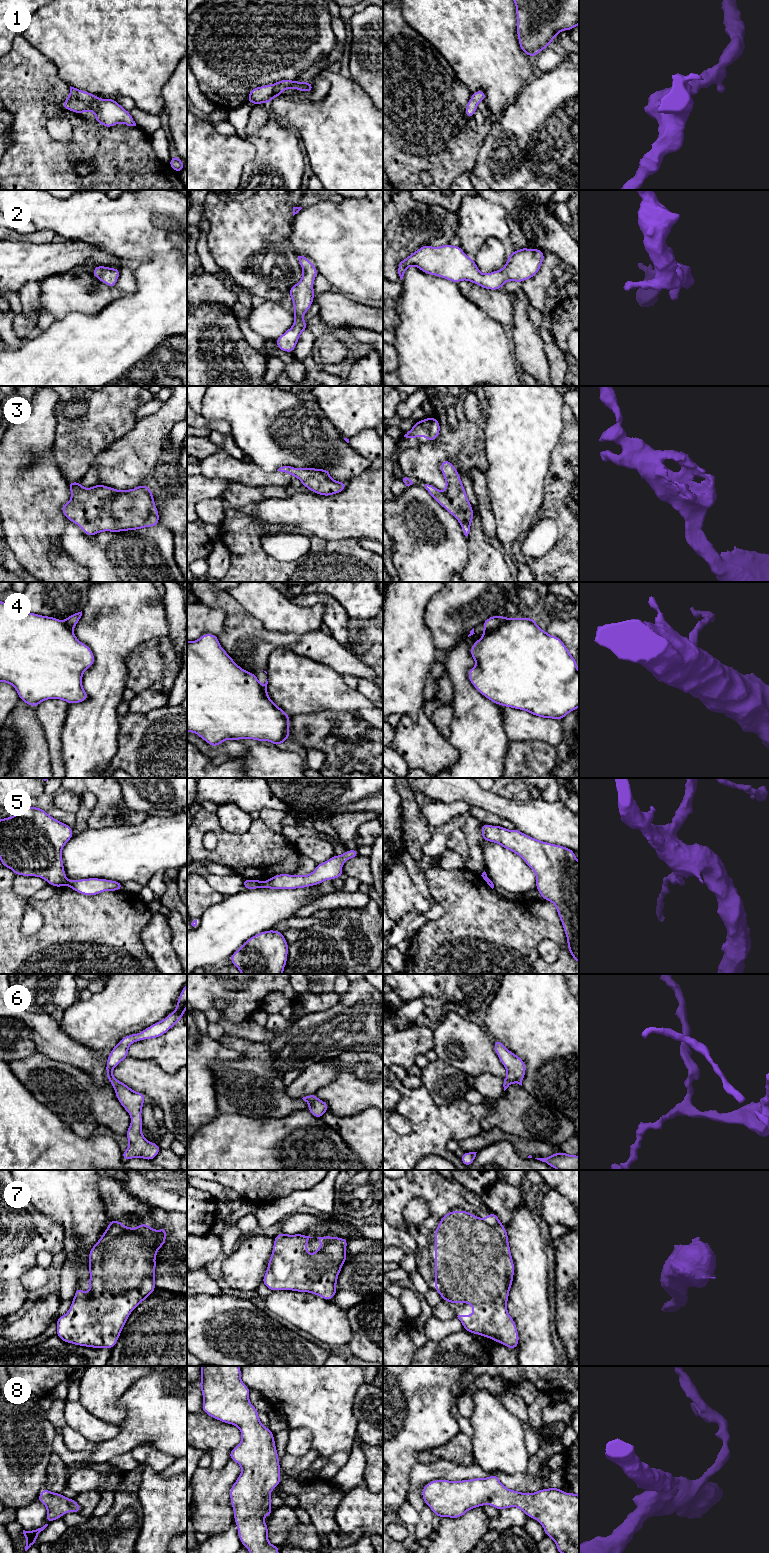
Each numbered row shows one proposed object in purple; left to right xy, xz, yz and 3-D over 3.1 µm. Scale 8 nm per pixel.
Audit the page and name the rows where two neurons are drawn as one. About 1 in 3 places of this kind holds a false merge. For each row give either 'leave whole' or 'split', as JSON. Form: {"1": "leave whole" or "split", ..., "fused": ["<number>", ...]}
{"1": "leave whole", "2": "leave whole", "3": "leave whole", "4": "split", "5": "split", "6": "leave whole", "7": "leave whole", "8": "leave whole", "fused": ["4", "5"]}

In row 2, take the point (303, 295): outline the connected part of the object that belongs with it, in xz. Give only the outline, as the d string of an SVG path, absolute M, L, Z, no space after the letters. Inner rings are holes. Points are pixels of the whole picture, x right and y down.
M298 256L303 269L301 280L289 289L289 296L293 300L294 324L276 339L277 347L285 352L293 353L303 331L308 327L303 315L309 310L314 300L313 283L318 271L313 263L304 256Z

